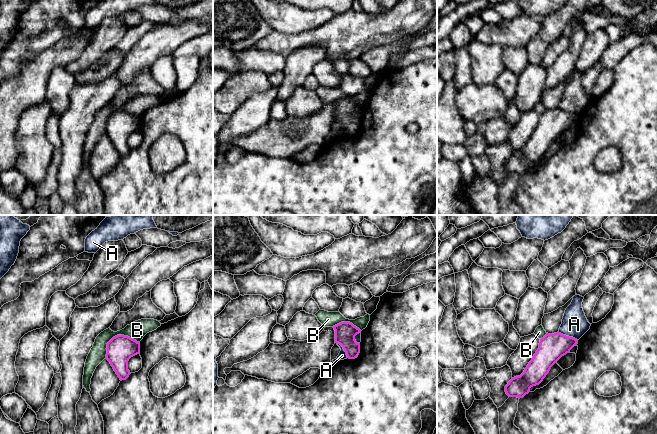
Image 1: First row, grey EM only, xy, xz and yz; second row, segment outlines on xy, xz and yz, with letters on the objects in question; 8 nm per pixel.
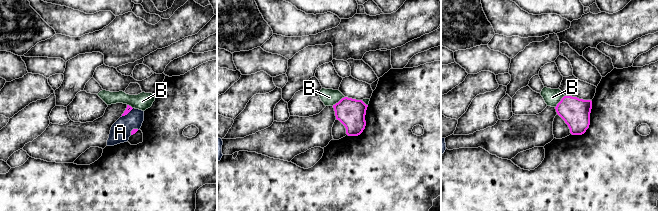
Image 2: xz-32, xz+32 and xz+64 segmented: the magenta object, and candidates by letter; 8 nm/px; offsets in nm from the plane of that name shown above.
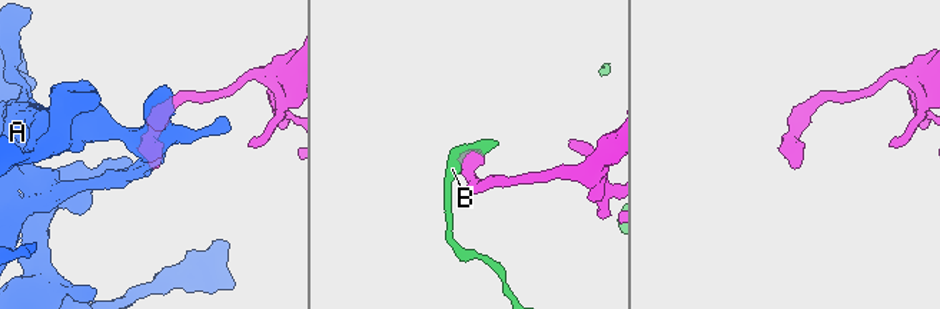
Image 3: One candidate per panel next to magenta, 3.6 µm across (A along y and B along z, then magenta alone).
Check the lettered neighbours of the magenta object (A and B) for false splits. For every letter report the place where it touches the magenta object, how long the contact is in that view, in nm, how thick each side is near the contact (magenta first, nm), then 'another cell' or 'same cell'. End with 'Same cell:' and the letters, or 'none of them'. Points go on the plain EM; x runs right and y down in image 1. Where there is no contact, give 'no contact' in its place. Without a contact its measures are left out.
A: contact yz (568, 112); length 170 nm; calibres 220 and 200 nm; another cell
B: contact xy (115, 112); length 320 nm; calibres 220 and 150 nm; another cell
Same cell: none of them

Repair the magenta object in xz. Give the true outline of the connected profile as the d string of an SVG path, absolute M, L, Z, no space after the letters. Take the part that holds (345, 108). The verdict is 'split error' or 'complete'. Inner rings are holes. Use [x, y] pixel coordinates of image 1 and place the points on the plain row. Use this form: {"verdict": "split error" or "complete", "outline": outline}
{"verdict": "complete", "outline": "M341 98L333 104L335 106L335 119L343 123L347 134L355 135L360 129L360 119L356 118L355 112L361 109L361 106L350 98Z"}

